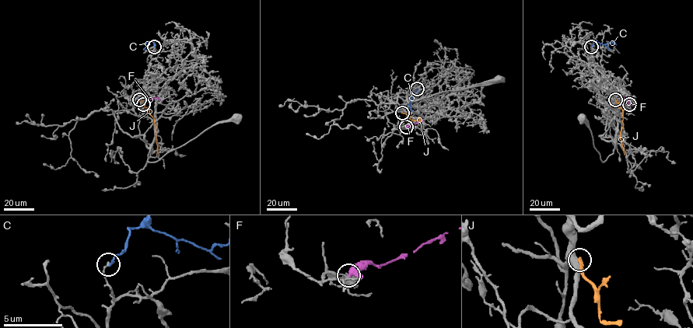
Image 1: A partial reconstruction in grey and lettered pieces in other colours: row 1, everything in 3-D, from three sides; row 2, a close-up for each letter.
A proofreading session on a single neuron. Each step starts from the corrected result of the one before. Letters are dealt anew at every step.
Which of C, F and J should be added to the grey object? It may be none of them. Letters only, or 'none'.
none

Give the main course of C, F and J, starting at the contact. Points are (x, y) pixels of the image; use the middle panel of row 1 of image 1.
C: (417, 88), (406, 113)
F: (406, 127), (423, 120)
J: (401, 113), (412, 120), (418, 120), (418, 117), (419, 122)

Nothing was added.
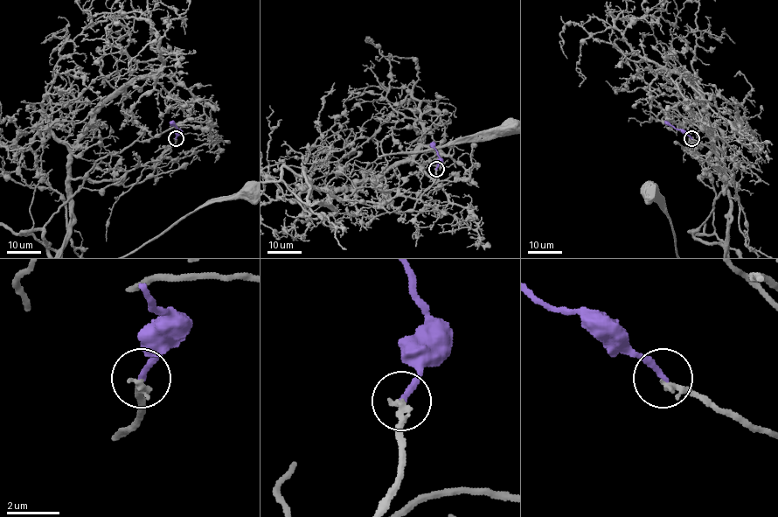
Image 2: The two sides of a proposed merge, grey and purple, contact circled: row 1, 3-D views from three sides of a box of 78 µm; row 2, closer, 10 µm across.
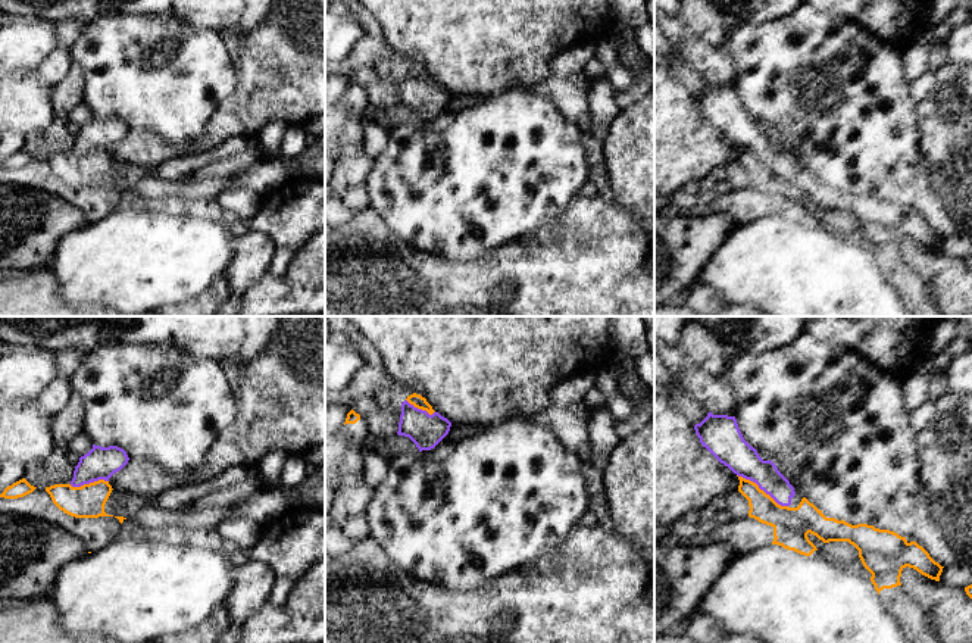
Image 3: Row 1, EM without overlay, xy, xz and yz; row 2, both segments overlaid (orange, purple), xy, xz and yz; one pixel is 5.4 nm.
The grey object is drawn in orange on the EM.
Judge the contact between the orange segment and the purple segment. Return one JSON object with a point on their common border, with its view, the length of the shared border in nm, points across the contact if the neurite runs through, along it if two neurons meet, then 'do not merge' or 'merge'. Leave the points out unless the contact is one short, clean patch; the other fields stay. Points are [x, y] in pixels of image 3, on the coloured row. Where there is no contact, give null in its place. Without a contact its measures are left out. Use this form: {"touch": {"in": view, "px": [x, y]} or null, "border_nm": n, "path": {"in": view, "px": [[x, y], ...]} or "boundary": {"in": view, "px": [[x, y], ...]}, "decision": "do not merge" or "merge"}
{"touch": {"in": "yz", "px": [762, 490]}, "border_nm": 340, "decision": "merge"}

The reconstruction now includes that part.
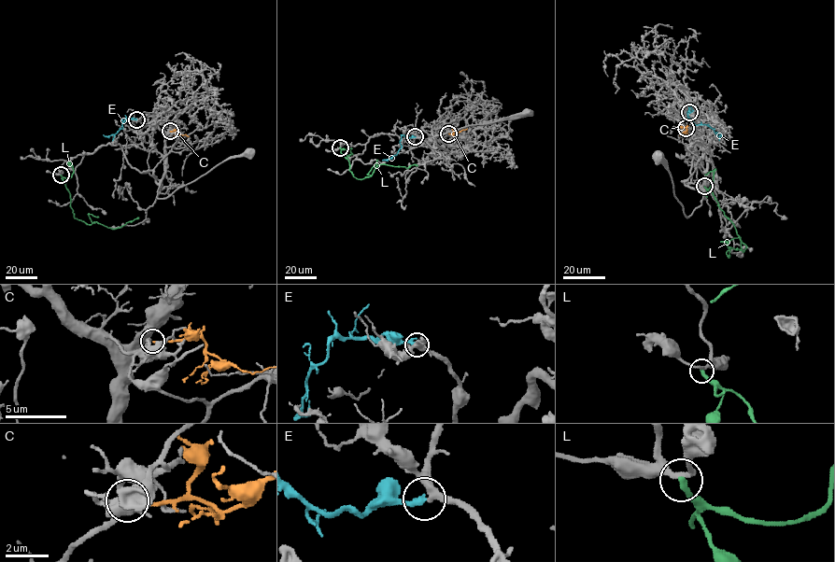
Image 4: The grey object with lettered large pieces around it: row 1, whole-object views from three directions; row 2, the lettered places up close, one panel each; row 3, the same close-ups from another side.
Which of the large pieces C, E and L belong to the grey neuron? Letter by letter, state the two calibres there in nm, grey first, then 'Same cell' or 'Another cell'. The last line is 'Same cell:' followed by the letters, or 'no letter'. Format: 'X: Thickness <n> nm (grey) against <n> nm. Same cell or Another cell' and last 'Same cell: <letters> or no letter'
C: Thickness 300 nm (grey) against 170 nm. Another cell
E: Thickness 360 nm (grey) against 300 nm. Another cell
L: Thickness 220 nm (grey) against 300 nm. Another cell
Same cell: no letter

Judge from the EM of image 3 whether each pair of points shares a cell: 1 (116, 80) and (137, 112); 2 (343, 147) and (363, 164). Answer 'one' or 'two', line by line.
1: one
2: two

